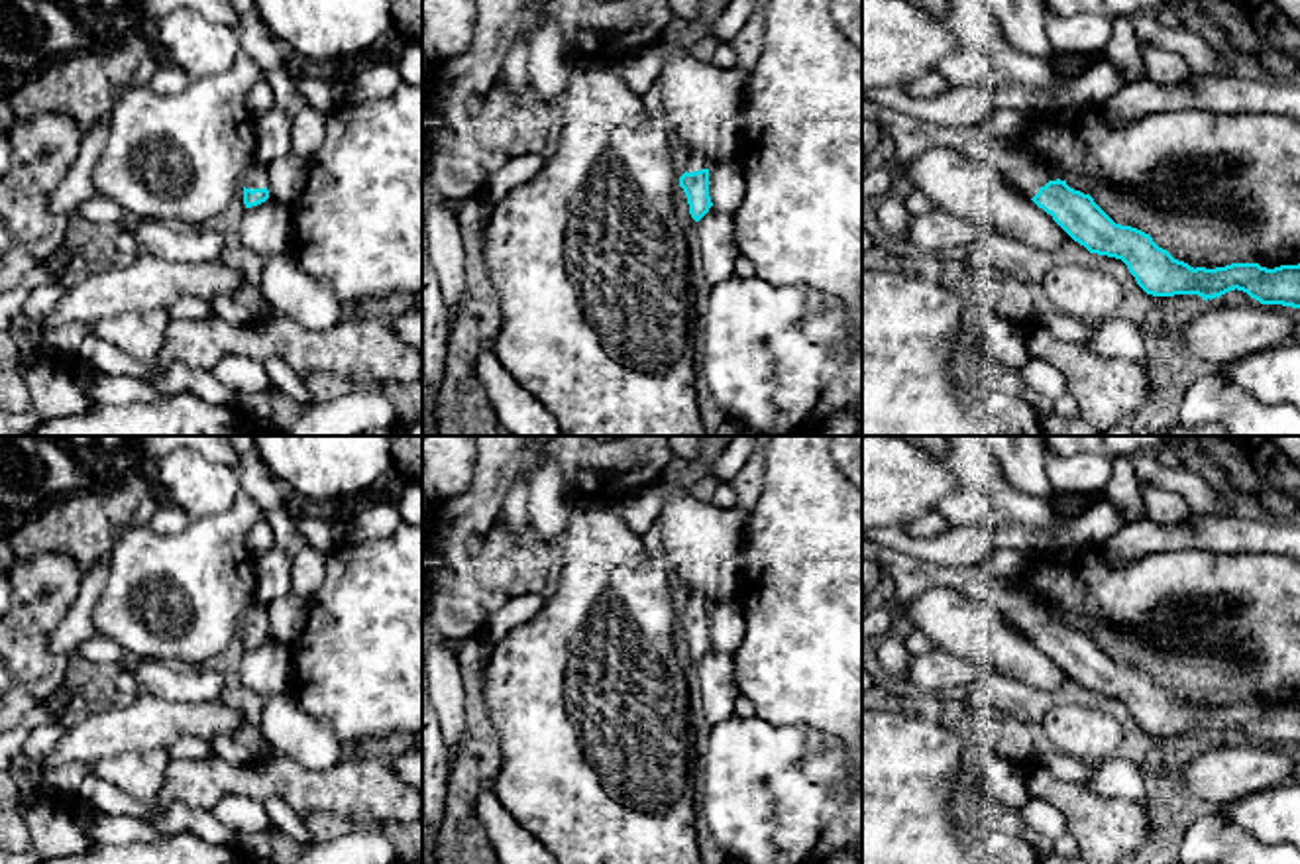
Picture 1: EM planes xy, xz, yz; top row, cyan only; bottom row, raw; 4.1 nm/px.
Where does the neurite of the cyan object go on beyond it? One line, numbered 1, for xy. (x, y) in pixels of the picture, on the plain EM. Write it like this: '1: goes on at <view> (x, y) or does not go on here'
1: goes on at xy (256, 617)

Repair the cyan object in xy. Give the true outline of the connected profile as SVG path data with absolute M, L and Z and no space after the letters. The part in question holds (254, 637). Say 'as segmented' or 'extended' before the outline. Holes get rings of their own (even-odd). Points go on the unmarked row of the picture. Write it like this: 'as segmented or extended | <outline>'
extended | M251 603L251 607L244 615L242 624L245 648L257 646L269 638L267 611L259 603Z

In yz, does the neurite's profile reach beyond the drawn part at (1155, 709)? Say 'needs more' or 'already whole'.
needs more

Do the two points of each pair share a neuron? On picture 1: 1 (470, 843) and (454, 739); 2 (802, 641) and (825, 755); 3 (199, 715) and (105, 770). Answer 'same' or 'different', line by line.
1: different
2: different
3: different

